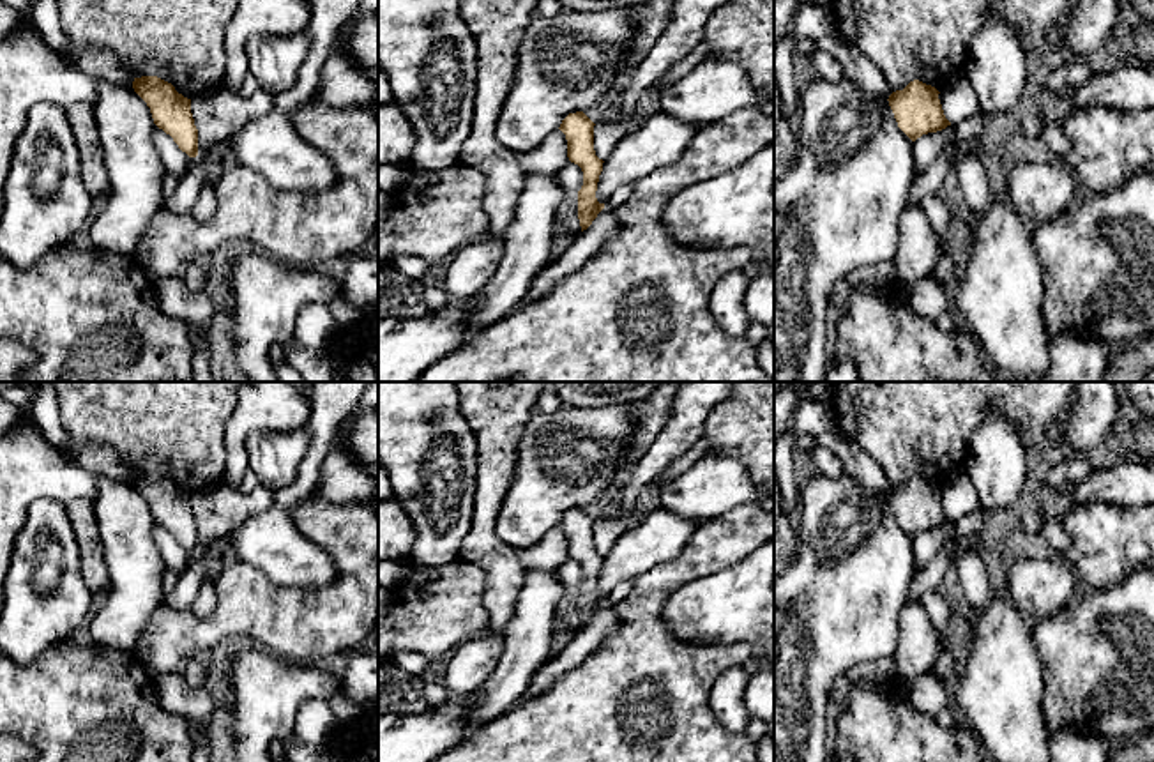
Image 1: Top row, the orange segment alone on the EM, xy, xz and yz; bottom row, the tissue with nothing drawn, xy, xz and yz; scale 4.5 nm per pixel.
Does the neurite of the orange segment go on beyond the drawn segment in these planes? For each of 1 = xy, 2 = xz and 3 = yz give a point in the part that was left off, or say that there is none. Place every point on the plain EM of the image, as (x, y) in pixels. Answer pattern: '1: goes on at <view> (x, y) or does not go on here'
1: does not go on here
2: does not go on here
3: does not go on here

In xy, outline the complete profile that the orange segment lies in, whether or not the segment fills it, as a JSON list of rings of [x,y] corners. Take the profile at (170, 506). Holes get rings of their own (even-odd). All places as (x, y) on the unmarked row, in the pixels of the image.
[[[157,472],[134,474],[133,484],[150,504],[154,520],[170,530],[182,548],[196,553],[198,525],[191,509],[191,495]]]

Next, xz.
[[[576,507],[569,509],[558,523],[567,536],[569,557],[578,560],[583,568],[583,582],[578,587],[578,615],[581,628],[587,626],[604,605],[604,599],[599,599],[596,594],[604,557],[599,555],[594,546],[594,522],[596,520],[583,507]]]

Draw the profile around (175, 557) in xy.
[[[157,522],[154,523],[154,539],[163,555],[166,569],[171,569],[180,576],[189,566],[193,553],[182,548],[173,534]]]

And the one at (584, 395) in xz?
[[[548,382],[546,391],[566,407],[592,408],[617,401],[634,403],[649,398],[664,382]]]

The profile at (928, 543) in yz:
[[[953,522],[942,527],[922,530],[914,537],[912,552],[917,571],[921,573],[942,546],[953,537]]]

